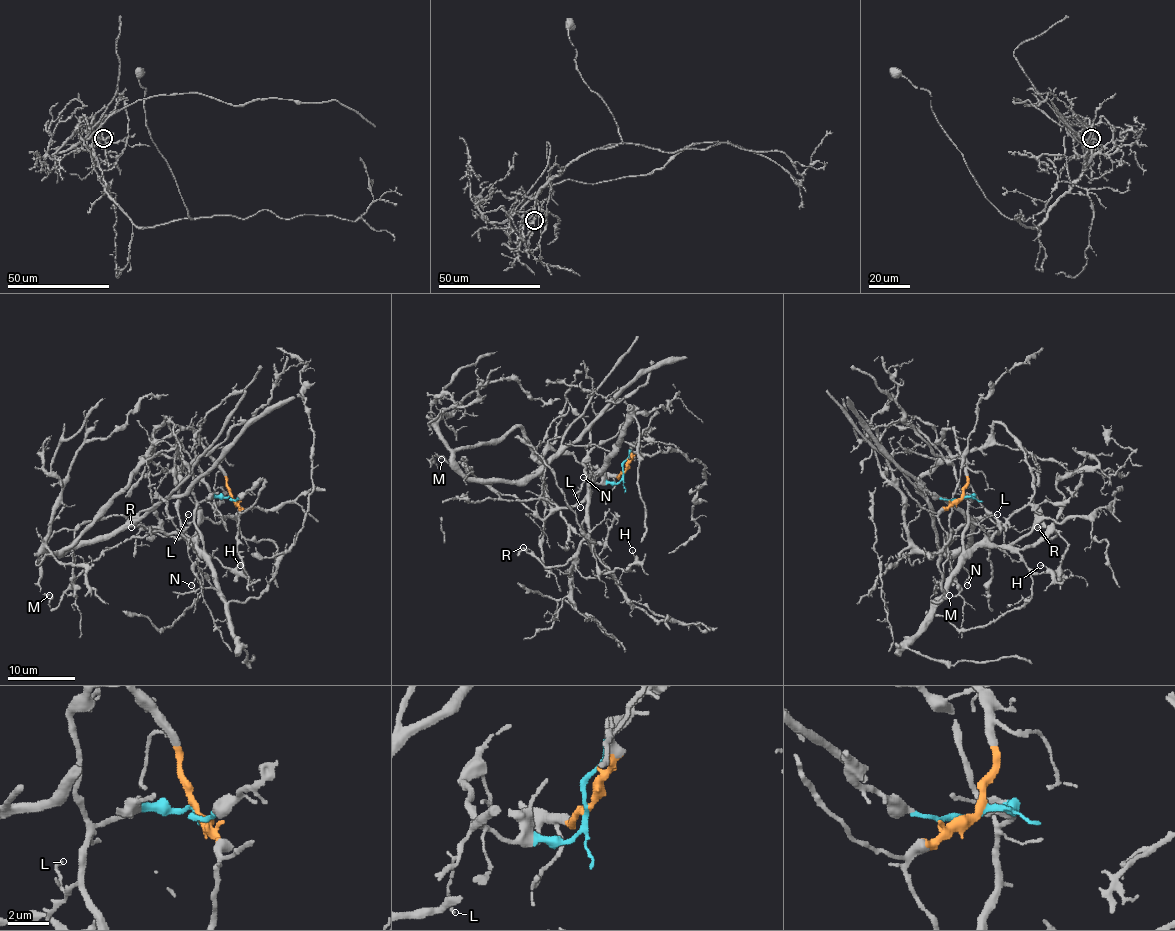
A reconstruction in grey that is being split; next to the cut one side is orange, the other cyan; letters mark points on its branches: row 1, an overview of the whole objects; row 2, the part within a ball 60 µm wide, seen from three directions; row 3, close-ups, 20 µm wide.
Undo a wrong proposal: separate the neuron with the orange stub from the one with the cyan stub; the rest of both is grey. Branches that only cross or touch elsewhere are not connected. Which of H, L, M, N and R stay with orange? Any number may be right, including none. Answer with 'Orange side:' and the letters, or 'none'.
Orange side: none

